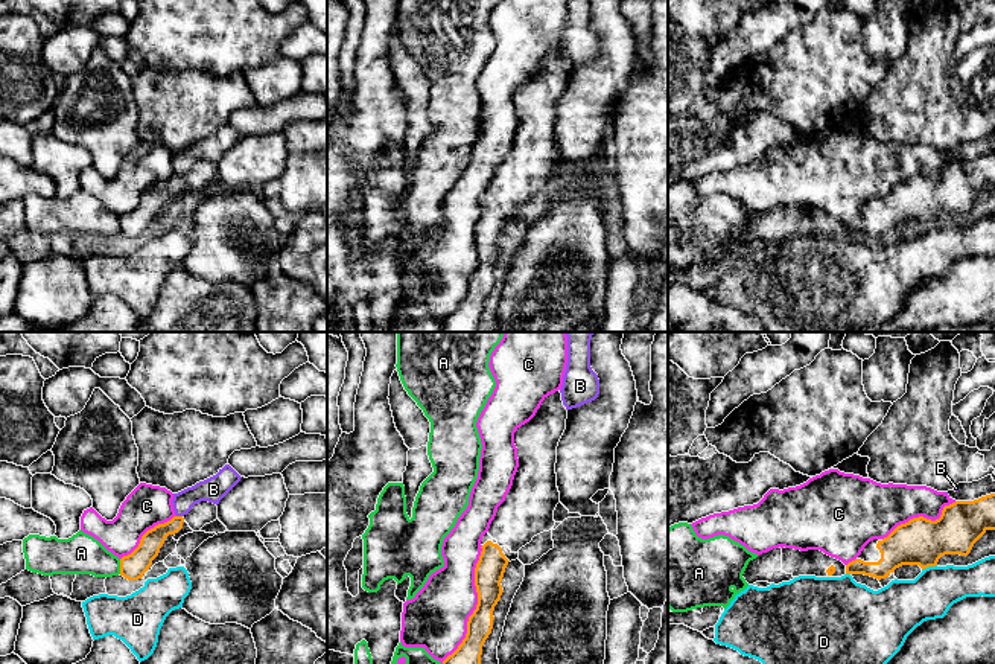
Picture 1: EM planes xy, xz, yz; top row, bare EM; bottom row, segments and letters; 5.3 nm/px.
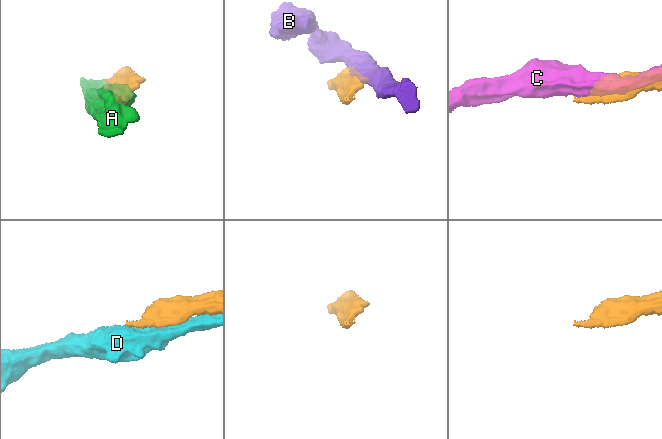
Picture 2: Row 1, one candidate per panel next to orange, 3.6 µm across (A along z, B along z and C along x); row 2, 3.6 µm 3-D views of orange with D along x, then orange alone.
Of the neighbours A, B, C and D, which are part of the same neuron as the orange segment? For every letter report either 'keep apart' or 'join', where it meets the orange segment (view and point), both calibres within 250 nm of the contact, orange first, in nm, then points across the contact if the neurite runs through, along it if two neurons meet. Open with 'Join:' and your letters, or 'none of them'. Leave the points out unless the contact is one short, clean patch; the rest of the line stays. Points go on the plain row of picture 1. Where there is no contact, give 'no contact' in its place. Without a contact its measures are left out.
Join: none of them
A: keep apart; meets orange in xy at (120, 226); 140 nm thick on the orange side, 200 nm on the other
B: keep apart; meets orange in xy at (180, 175); 120 nm thick on the orange side, 140 nm on the other
C: keep apart; meets orange in xz at (476, 264); 150 nm thick on the orange side, 320 nm on the other
D: keep apart; meets orange in yz at (928, 224); 240 nm thick on the orange side, 280 nm on the other

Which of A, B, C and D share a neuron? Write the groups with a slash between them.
A / B / C / D

